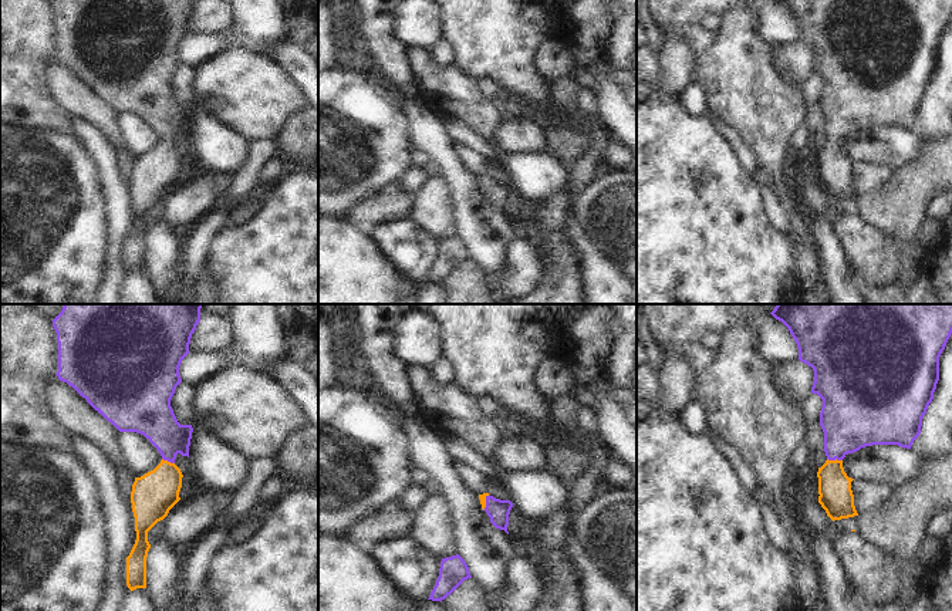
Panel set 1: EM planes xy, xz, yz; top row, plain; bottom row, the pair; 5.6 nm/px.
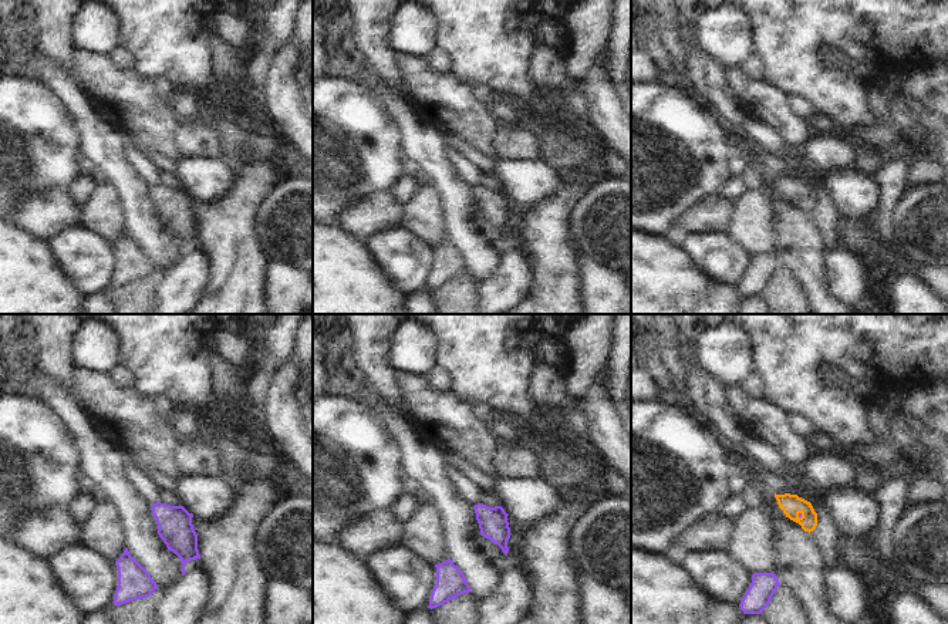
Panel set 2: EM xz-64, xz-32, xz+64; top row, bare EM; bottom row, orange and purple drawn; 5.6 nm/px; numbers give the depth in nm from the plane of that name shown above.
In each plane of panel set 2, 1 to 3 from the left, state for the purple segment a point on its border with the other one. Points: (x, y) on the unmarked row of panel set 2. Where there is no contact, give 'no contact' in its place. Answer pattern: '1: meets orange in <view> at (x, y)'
1: no contact
2: no contact
3: meets orange in xz+64 at (798, 196)

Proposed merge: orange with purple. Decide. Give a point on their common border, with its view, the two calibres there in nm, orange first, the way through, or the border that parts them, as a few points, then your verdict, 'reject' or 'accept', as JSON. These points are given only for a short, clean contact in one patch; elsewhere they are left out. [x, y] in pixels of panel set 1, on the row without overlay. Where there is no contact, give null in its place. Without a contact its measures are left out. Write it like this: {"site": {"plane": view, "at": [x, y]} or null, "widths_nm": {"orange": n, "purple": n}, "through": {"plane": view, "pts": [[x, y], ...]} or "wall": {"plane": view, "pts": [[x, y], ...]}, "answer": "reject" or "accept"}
{"site": {"plane": "yz", "at": [836, 141]}, "widths_nm": {"orange": 190, "purple": 360}, "through": {"plane": "yz", "pts": [[836, 178], [836, 141], [836, 127], [851, 100]]}, "answer": "accept"}

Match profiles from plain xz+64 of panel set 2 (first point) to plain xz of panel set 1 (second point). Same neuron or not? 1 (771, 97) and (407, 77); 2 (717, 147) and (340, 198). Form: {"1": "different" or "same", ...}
{"1": "different", "2": "same"}

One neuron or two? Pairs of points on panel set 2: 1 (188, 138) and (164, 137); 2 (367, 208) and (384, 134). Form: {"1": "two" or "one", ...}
{"1": "two", "2": "two"}

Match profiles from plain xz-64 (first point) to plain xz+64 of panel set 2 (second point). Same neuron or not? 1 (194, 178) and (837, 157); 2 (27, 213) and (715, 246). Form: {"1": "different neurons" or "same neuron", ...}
{"1": "different neurons", "2": "different neurons"}

